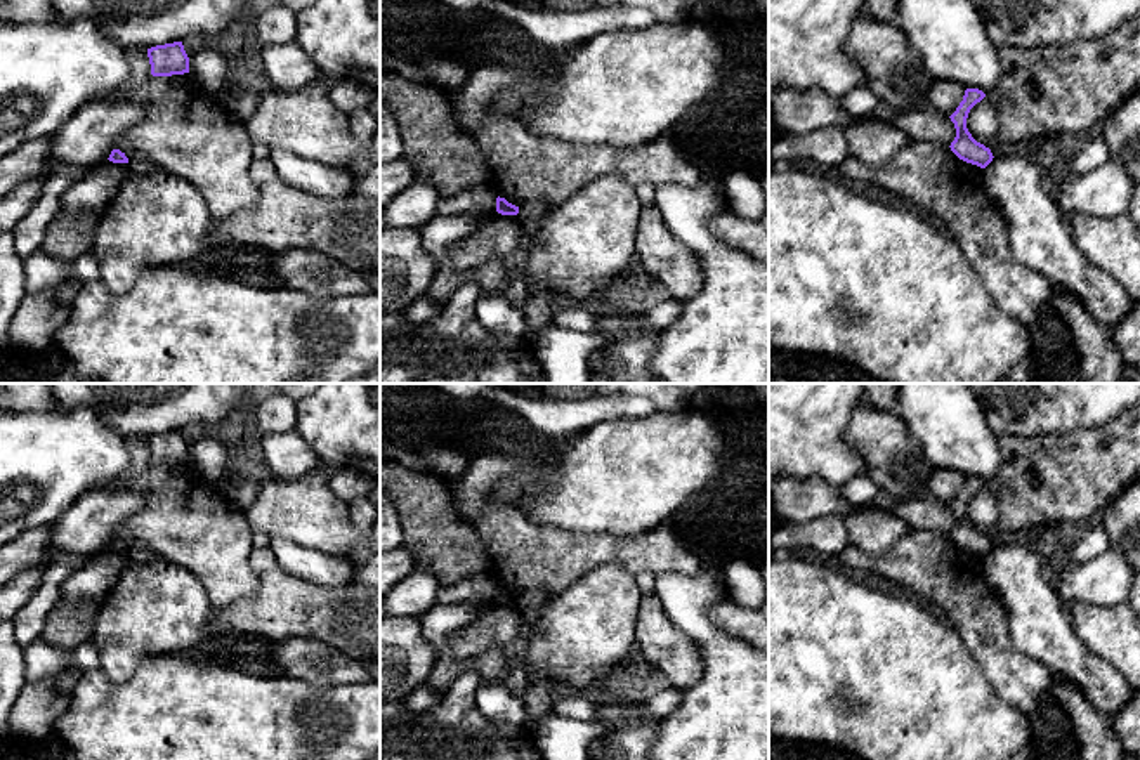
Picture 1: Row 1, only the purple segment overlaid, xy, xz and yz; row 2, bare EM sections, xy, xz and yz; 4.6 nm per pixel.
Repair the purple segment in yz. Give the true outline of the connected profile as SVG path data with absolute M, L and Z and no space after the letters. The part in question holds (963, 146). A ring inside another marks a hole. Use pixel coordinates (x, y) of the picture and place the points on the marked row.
M966 88L963 101L949 116L956 128L956 137L951 142L951 151L963 161L986 168L993 161L993 153L984 144L977 142L966 128L970 109L980 102L986 94L979 88Z

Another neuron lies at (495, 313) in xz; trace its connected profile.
M501 292L481 295L475 305L475 318L486 330L508 333L527 345L545 337L552 328L533 326L521 307L510 304Z

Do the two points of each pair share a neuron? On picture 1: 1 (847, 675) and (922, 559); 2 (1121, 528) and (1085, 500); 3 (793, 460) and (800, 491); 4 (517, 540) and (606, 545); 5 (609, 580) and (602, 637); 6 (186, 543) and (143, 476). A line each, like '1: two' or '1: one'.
1: two
2: two
3: two
4: one
5: one
6: one

